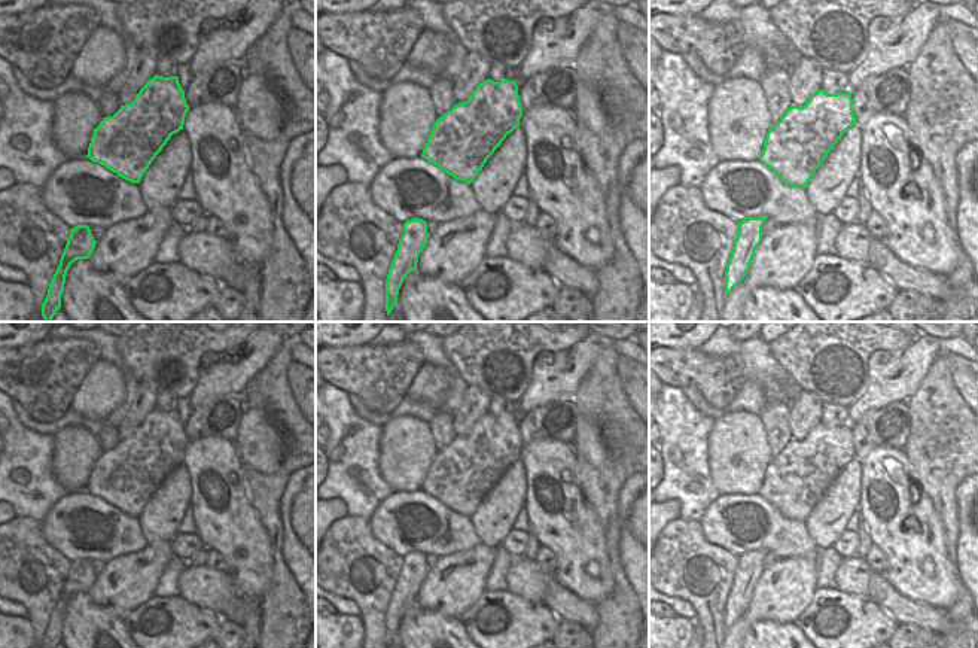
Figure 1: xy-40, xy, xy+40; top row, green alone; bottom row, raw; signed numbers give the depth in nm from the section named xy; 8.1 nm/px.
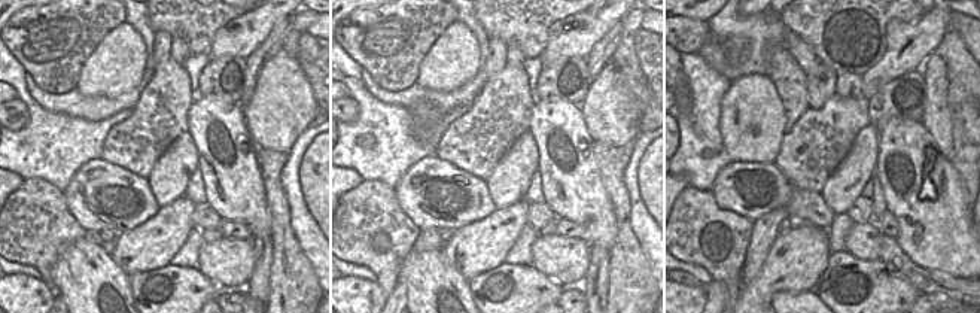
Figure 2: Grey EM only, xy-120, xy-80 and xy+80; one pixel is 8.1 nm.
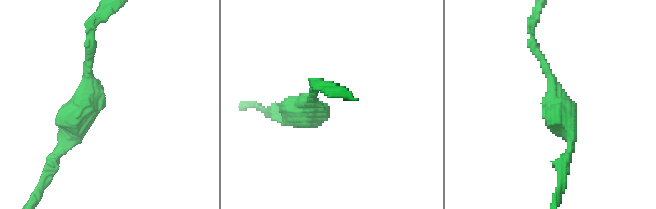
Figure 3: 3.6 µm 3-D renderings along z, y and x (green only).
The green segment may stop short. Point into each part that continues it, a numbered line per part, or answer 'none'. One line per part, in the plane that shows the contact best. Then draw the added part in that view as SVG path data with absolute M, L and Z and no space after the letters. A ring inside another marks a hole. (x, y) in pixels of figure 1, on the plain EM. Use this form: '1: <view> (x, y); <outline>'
none

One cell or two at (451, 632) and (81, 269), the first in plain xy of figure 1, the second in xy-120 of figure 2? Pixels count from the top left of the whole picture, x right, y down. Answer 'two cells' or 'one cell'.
one cell

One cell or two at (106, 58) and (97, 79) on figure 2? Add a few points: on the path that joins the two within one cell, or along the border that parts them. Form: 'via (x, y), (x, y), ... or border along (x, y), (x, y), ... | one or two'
via (106, 63), (106, 70), (102, 75) | one

